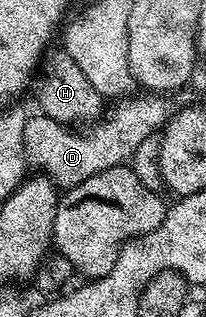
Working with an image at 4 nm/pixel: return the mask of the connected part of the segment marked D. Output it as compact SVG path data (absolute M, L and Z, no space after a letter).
M126 95L126 96L120 96L118 100L114 102L115 105L106 110L105 113L105 120L100 124L98 127L100 129L95 129L92 131L92 133L79 133L83 131L76 131L72 126L70 125L63 125L61 122L59 122L57 119L53 119L52 117L44 117L42 115L34 115L28 116L27 123L25 125L25 131L23 132L23 146L25 147L25 155L28 157L30 164L32 166L35 165L37 168L36 170L42 171L46 176L50 177L52 181L55 182L56 186L62 187L64 190L68 190L73 188L74 185L80 185L81 183L85 183L85 179L89 179L93 175L97 175L101 171L105 171L109 167L117 167L118 165L125 165L128 164L131 160L131 156L133 155L133 151L137 151L137 147L139 144L141 144L144 139L149 139L149 135L153 135L154 133L159 133L164 129L168 123L168 121L171 120L171 116L174 115L174 113L177 112L177 105L174 105L173 102L170 101L170 96L167 95L147 95L147 98L142 101L141 98L135 97L136 95Z

